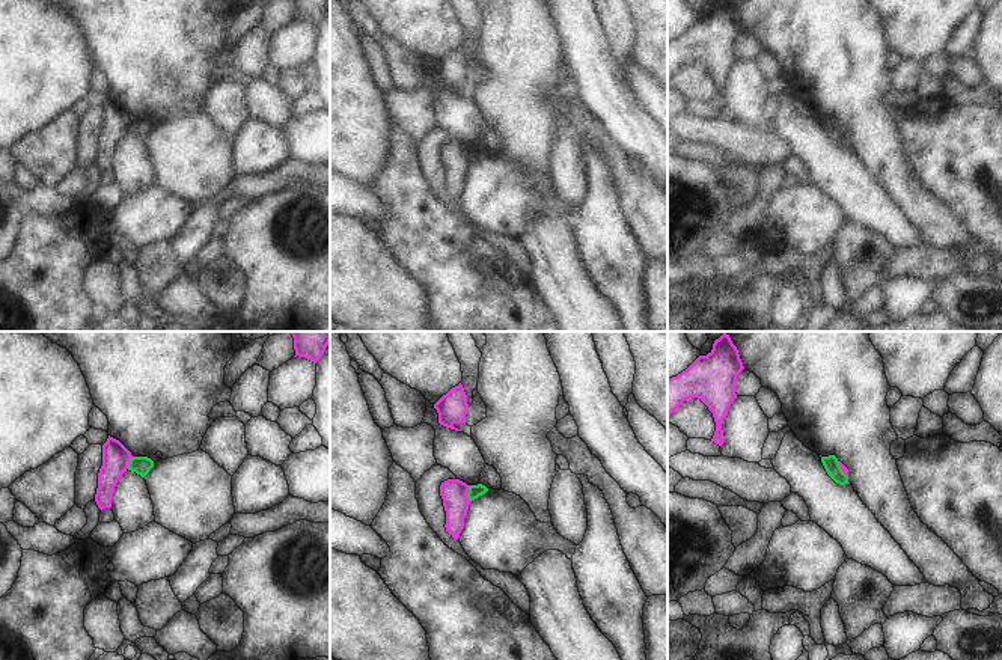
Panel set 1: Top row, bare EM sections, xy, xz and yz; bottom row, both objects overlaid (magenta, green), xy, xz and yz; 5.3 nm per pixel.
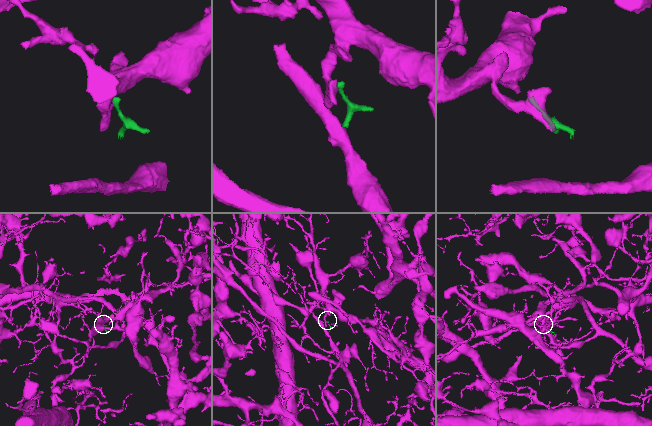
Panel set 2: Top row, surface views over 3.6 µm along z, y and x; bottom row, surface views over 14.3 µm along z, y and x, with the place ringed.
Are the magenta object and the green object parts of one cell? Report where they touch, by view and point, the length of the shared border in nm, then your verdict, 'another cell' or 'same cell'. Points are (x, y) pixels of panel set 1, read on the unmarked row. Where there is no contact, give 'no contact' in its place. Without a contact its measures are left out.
xz (467, 154) | 90 nm | another cell

